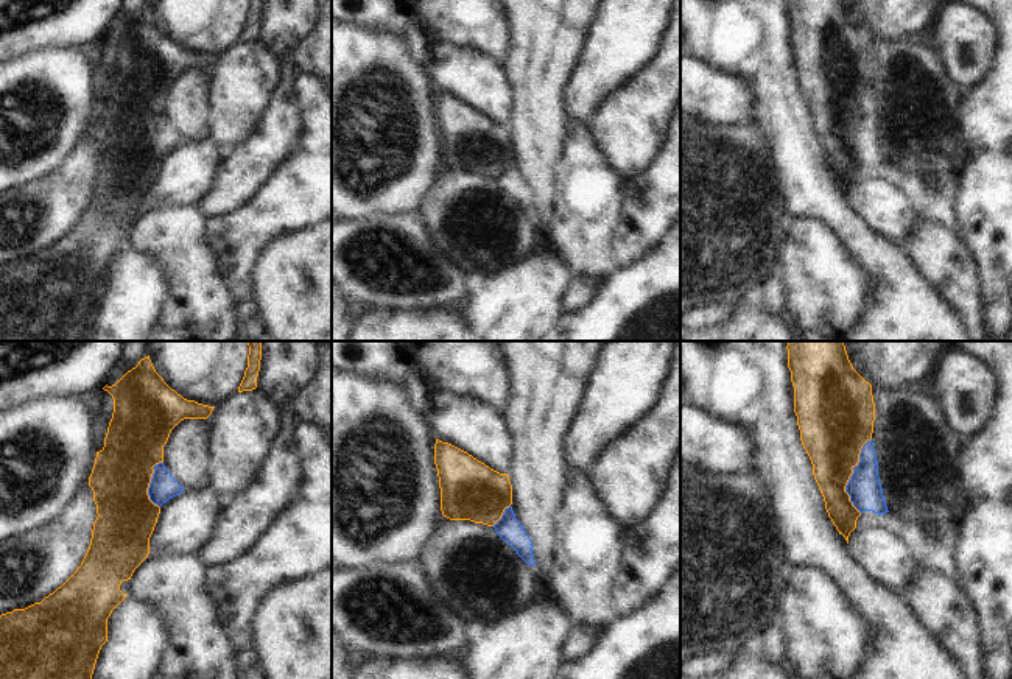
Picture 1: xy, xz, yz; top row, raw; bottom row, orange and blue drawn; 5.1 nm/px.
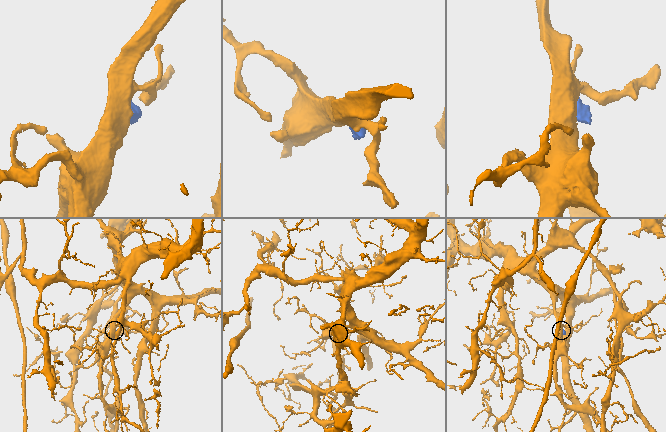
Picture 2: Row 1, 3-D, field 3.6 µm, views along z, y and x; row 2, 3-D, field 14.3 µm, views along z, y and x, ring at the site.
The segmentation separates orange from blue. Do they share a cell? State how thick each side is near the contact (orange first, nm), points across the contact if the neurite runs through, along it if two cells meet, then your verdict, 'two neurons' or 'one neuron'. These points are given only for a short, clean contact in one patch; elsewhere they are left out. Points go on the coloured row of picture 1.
340/170 nm | across yz (833, 430), (850, 475), (864, 488) | one neuron

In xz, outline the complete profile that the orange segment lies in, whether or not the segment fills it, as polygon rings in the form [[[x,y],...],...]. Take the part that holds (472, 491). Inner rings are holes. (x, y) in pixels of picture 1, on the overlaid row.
[[[439,439],[434,444],[434,464],[442,515],[494,526],[528,565],[534,565],[532,542],[511,506],[512,484],[508,473],[500,473]]]

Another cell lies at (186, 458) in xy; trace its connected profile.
[[[184,419],[163,445],[163,466],[184,491],[210,486],[207,419]]]

